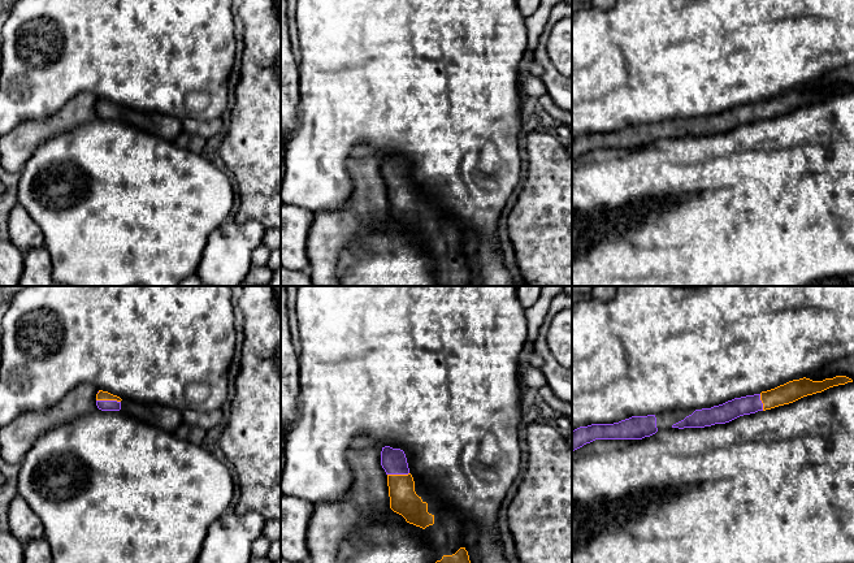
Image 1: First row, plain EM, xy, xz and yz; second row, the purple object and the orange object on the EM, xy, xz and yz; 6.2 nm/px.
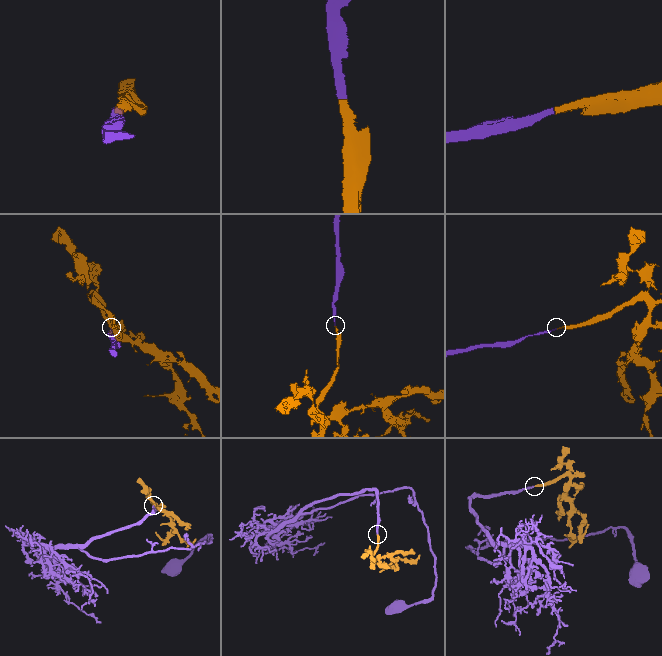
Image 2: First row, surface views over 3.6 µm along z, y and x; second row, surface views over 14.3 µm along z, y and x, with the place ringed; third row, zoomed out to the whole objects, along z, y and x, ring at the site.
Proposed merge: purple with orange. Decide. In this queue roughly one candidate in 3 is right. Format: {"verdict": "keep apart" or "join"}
{"verdict": "join"}

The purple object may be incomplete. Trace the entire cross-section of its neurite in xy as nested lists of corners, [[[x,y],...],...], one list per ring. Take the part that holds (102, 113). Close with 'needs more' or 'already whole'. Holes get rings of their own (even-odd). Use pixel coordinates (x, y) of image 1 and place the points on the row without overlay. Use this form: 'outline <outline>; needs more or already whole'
outline [[[99,99],[96,103],[96,114],[101,120],[120,120],[121,107],[108,100]]]; needs more

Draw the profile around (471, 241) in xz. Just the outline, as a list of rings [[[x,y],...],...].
[[[465,231],[465,254],[468,256],[468,261],[471,264],[472,274],[472,286],[481,286],[480,274],[478,274],[478,264],[474,257],[474,251],[478,247],[478,241],[472,231]]]

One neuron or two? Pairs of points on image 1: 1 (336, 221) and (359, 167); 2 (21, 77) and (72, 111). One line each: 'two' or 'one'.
1: one
2: two

